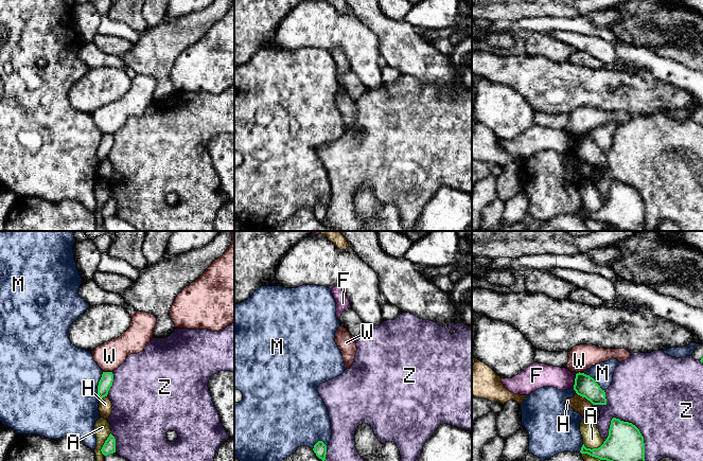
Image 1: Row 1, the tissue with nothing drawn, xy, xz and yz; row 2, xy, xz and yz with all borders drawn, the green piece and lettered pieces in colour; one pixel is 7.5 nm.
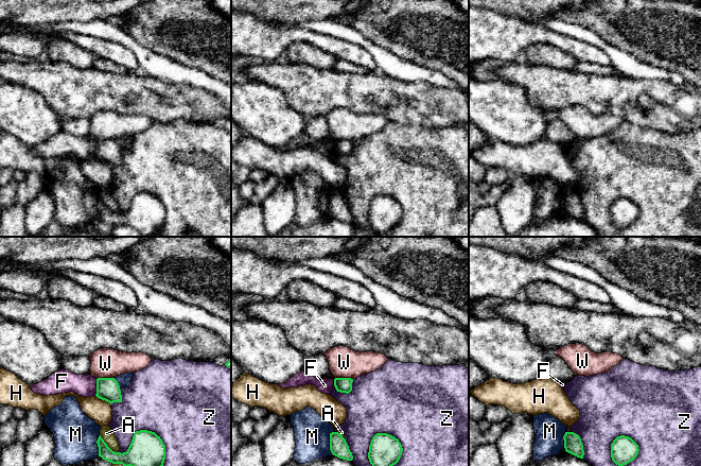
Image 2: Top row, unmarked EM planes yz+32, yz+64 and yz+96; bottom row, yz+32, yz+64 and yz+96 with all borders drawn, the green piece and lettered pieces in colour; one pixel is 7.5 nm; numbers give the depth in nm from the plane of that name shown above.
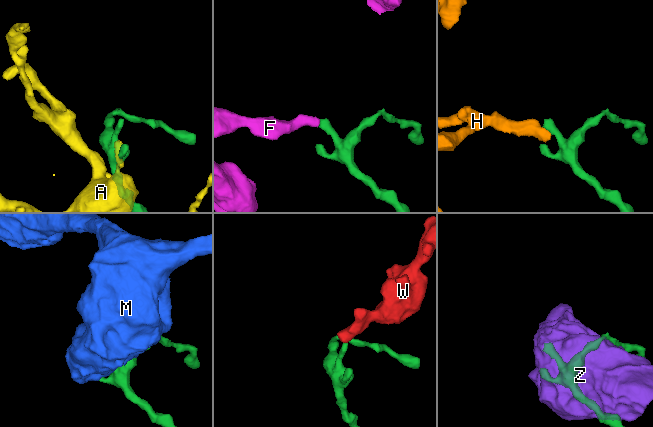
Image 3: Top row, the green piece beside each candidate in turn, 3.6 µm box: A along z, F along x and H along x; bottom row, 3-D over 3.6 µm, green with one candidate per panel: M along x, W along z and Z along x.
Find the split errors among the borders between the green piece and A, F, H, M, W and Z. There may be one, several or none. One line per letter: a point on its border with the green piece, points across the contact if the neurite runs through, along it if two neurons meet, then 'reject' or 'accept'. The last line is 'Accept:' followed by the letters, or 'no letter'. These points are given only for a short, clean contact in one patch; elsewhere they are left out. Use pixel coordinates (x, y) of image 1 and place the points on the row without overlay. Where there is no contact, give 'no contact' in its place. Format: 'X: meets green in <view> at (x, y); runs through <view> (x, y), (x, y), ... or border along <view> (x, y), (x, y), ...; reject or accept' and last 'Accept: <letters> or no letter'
A: meets green in yz at (594, 211); reject
F: meets green in yz at (575, 145); reject
H: meets green in yz at (584, 159); border along yz (576, 155), (593, 166); reject
M: meets green in xy at (98, 148); reject
W: meets green in xy at (107, 135); reject
Z: meets green in yz at (642, 198); reject
Accept: no letter

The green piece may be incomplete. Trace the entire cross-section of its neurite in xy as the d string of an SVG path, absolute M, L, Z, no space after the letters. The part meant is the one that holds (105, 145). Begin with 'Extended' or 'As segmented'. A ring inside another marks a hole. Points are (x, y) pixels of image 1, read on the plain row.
As segmented. M103 135L98 148L98 159L100 162L107 159L110 149L112 148L113 137L112 135Z

